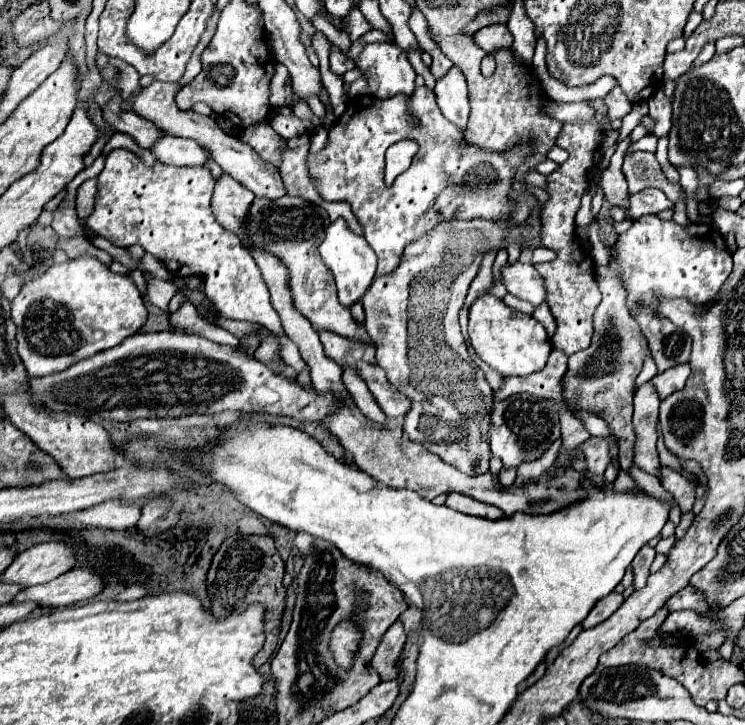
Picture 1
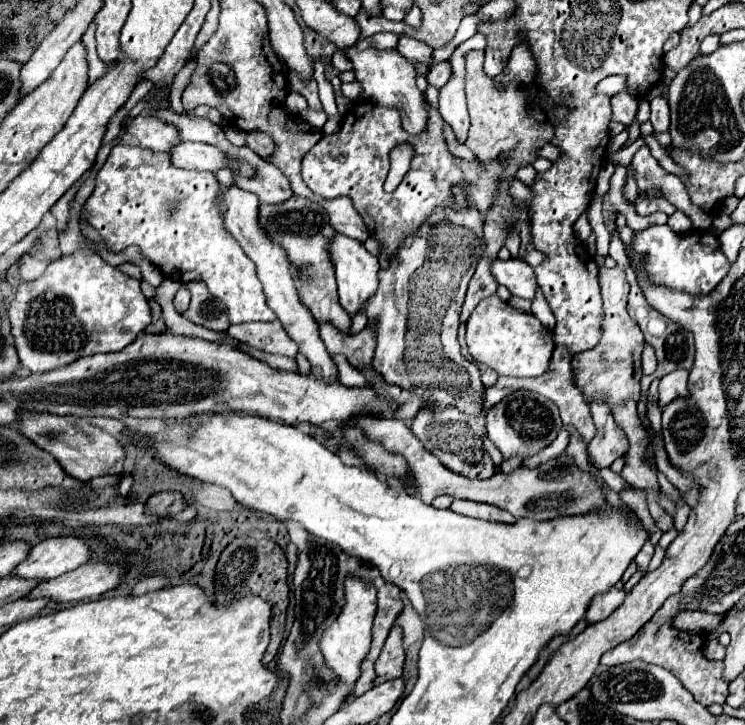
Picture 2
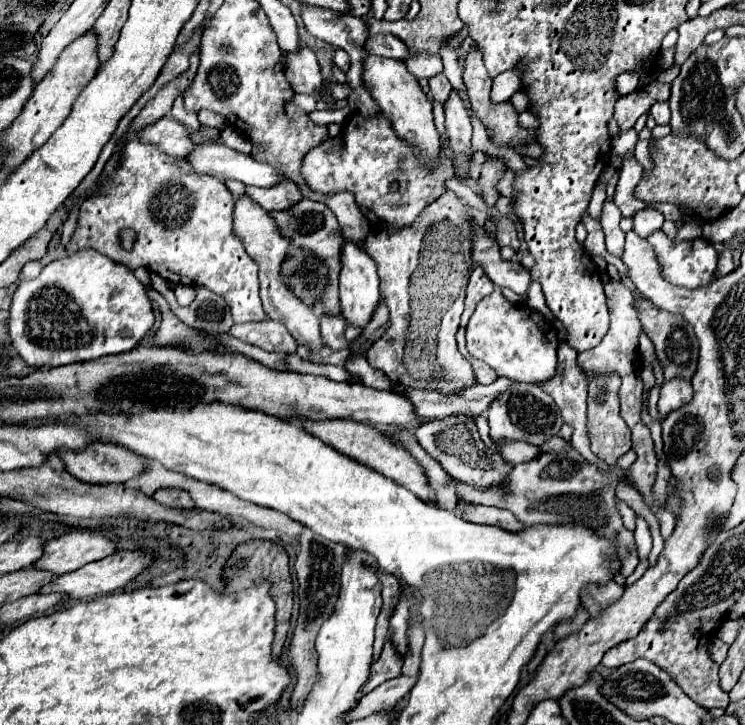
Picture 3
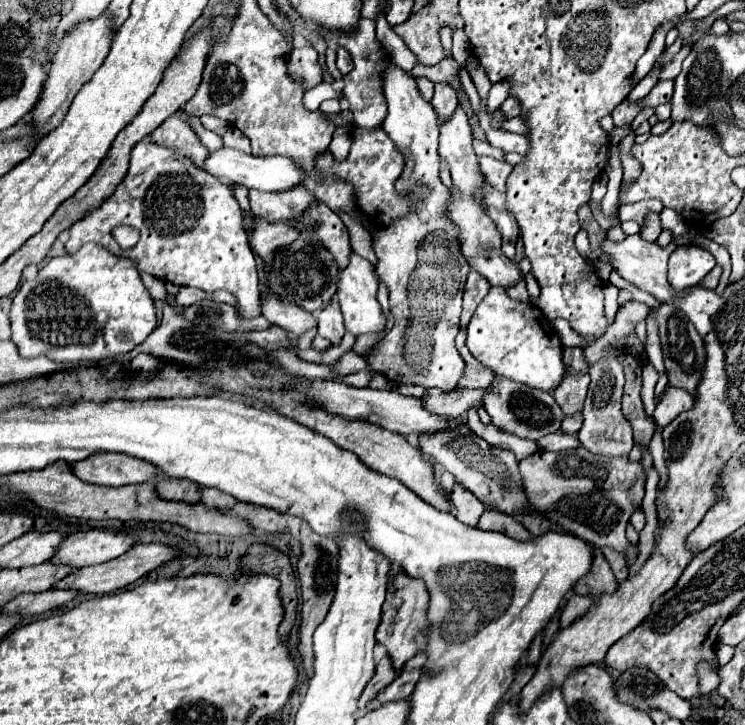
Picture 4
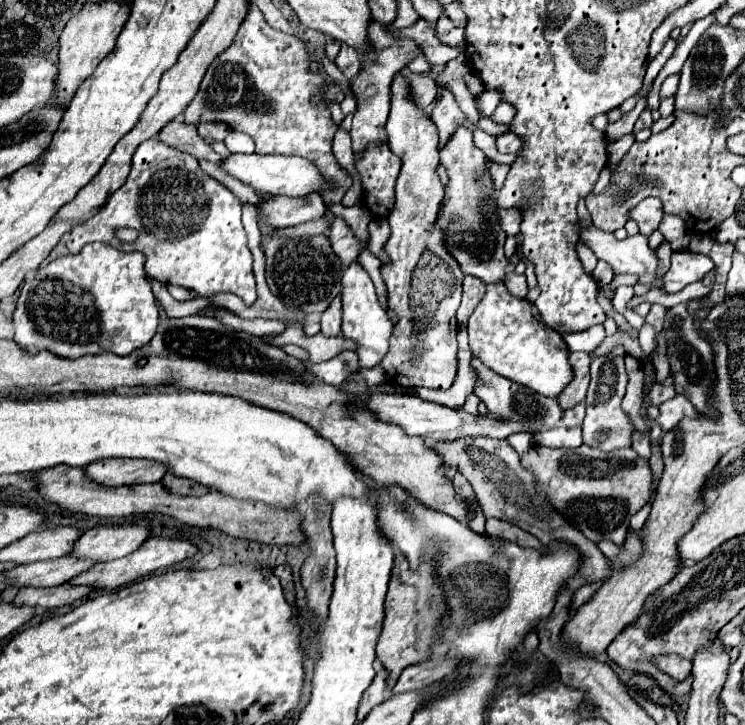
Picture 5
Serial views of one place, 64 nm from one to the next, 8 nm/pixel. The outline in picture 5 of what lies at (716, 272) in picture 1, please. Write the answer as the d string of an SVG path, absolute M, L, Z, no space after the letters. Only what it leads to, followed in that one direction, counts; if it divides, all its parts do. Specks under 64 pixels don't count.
M690 250L672 252L672 266L664 276L662 290L666 294L674 294L690 282L702 280L704 274L708 274L712 268L714 264L708 260L708 256L694 256Z

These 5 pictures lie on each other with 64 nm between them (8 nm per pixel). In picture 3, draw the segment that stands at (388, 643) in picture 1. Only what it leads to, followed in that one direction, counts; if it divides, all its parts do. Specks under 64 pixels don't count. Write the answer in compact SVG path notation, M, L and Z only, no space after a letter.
M384 644L384 650L378 658L378 662L372 664L372 676L368 678L368 682L364 684L362 692L360 692L360 698L368 692L372 692L374 688L378 688L380 684L384 684L386 680L392 680L396 676L400 676L400 668L402 668L402 662L404 660L396 660L396 652L392 652L392 644Z

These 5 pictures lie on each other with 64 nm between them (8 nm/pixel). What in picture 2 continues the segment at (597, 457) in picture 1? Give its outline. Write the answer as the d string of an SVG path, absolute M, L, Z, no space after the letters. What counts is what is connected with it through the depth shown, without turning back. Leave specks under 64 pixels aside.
M596 416L596 436L592 438L588 452L598 468L608 468L616 458L626 454L628 438L612 416Z

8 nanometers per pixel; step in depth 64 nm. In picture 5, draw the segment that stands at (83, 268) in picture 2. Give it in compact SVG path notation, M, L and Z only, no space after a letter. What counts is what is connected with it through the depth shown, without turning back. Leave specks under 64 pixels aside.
M94 242L84 246L84 250L80 254L68 254L68 256L60 256L56 260L52 260L48 266L42 266L36 270L36 278L32 282L24 282L20 288L20 298L18 298L18 306L14 312L14 340L22 346L28 348L28 352L38 352L40 348L48 348L50 352L56 352L58 356L68 356L68 358L76 358L76 356L86 356L86 354L100 354L100 352L114 352L118 356L128 356L132 350L142 348L144 344L148 344L152 340L152 336L156 334L158 322L160 322L160 314L158 314L158 304L156 298L152 294L152 286L150 280L146 276L144 270L144 262L146 256L142 252L122 252L110 244L102 244L102 242Z

